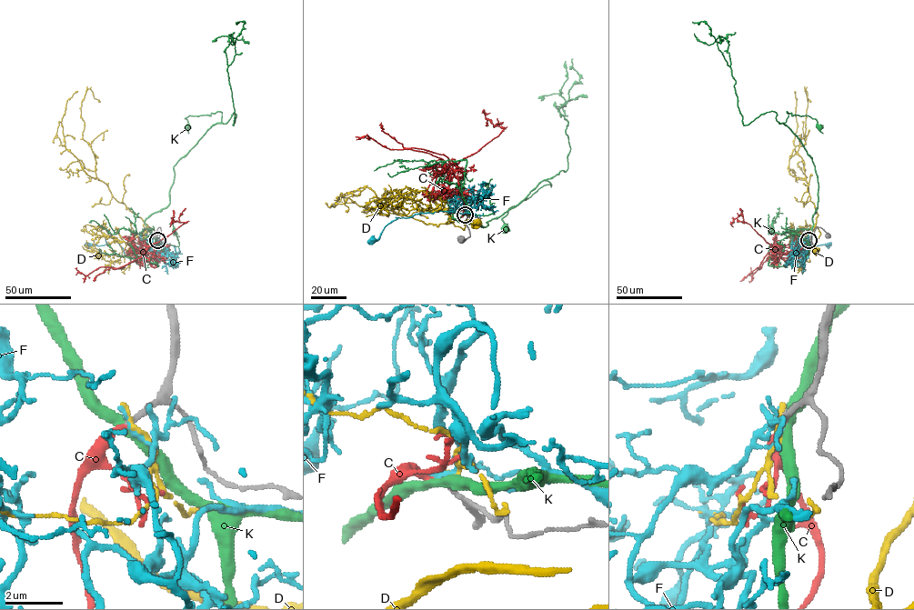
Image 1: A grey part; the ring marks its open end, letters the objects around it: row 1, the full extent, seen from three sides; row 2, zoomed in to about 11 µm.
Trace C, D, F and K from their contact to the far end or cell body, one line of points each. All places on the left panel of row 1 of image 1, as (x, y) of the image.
C: (157, 240), (156, 252), (146, 252), (149, 246), (185, 222), (172, 218), (169, 226)
D: (157, 239), (157, 244), (142, 245), (142, 237), (148, 230), (146, 224), (155, 232), (155, 244), (166, 251)
F: (157, 239), (159, 246), (150, 257), (140, 246), (126, 256), (109, 235), (104, 245), (87, 244)
K: (157, 239), (145, 221), (169, 204), (173, 166), (221, 122), (222, 113), (189, 115), (185, 118), (187, 127)

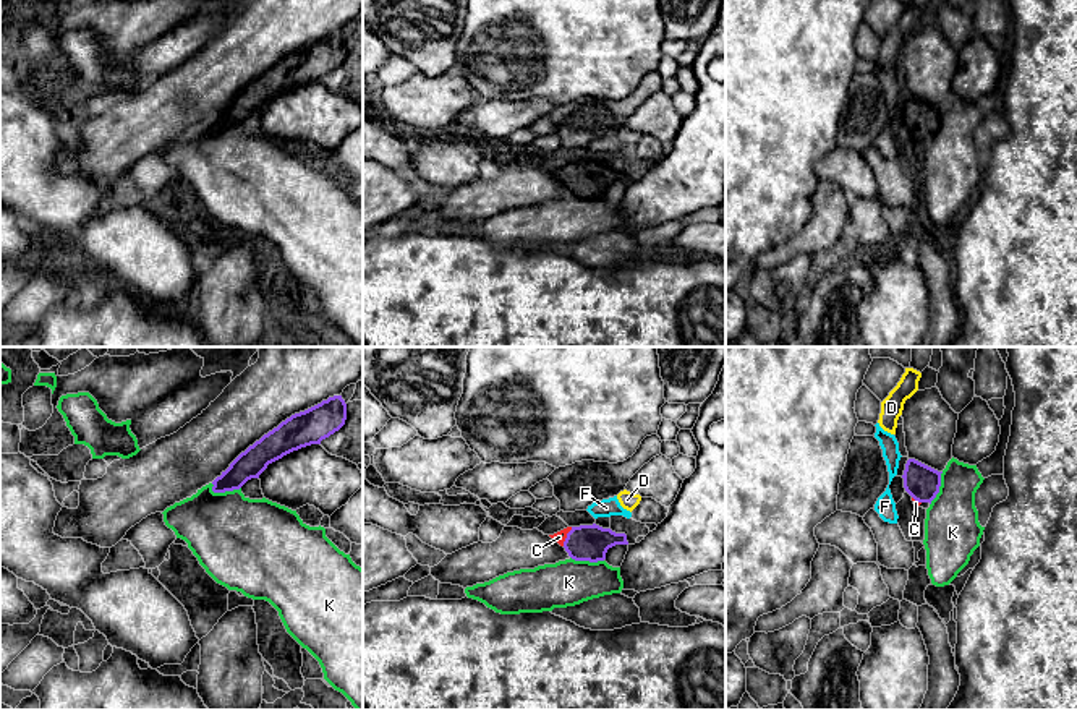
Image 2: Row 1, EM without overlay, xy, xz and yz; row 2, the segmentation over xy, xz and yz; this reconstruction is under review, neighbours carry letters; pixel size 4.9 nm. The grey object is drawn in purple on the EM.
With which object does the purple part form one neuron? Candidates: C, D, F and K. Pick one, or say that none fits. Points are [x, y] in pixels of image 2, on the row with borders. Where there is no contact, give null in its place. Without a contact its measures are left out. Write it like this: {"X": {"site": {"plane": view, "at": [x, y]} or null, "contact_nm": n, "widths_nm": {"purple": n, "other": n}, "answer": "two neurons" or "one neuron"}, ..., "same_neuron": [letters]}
{"C": {"site": {"plane": "xz", "at": [567, 537]}, "contact_nm": 110, "widths_nm": {"purple": 180, "other": 60}, "answer": "one neuron"}, "D": {"site": null, "answer": "two neurons"}, "F": {"site": null, "answer": "two neurons"}, "K": {"site": {"plane": "xy", "at": [224, 491]}, "contact_nm": 150, "widths_nm": {"purple": 140, "other": 440}, "answer": "two neurons"}, "same_neuron": ["C"]}

